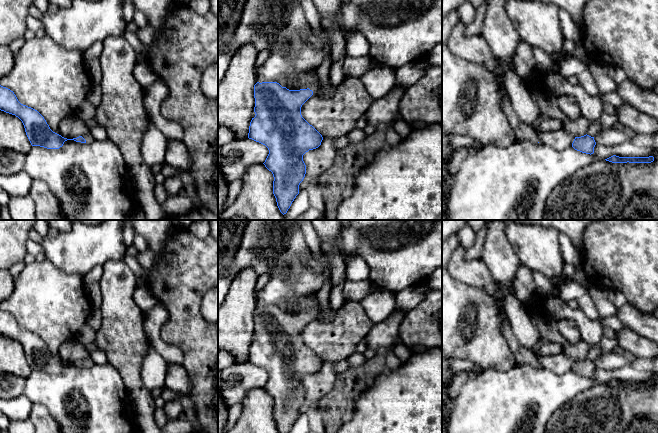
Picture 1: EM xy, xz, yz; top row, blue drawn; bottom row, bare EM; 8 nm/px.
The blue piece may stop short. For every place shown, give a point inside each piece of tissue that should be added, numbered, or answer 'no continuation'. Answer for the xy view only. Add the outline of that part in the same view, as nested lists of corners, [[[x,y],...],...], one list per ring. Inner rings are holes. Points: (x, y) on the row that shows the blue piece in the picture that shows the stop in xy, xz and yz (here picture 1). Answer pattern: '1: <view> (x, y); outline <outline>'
1: xy (89, 138); outline [[[90,131],[82,135],[82,137],[86,140],[86,143],[91,143],[95,140]]]

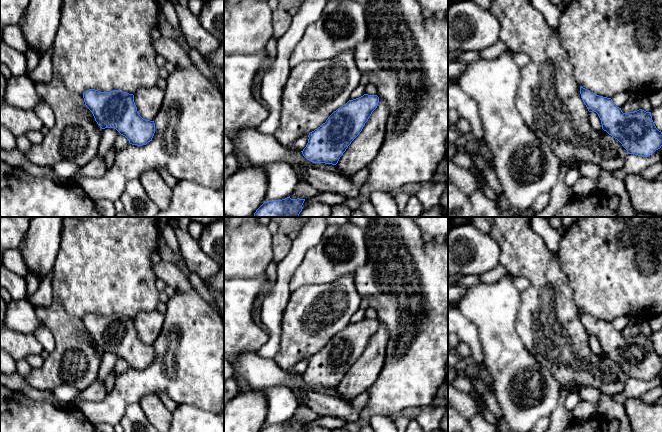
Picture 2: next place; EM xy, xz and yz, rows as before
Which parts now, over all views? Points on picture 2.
no continuation

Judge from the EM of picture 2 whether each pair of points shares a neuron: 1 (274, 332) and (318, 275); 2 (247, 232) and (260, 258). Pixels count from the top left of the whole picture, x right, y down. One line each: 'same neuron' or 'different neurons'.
1: different neurons
2: same neuron

